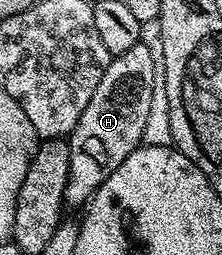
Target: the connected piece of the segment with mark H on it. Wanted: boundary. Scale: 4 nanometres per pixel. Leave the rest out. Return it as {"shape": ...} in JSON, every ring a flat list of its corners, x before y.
{"shape":[[141,42,130,46,126,54,111,57,105,74,89,105,82,111,77,124,67,137,70,150,70,177,114,174,135,148,141,147,150,100,154,95,154,80,158,77,158,56]]}

